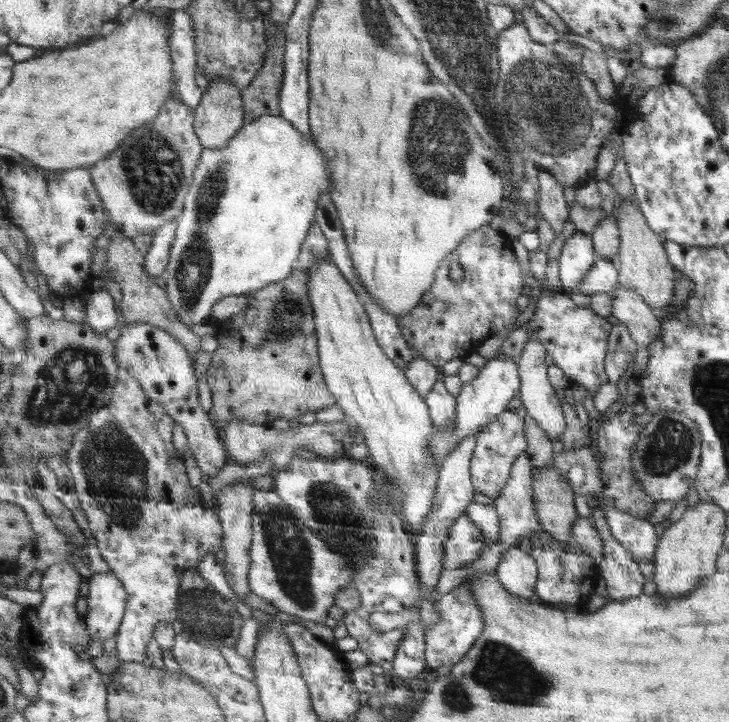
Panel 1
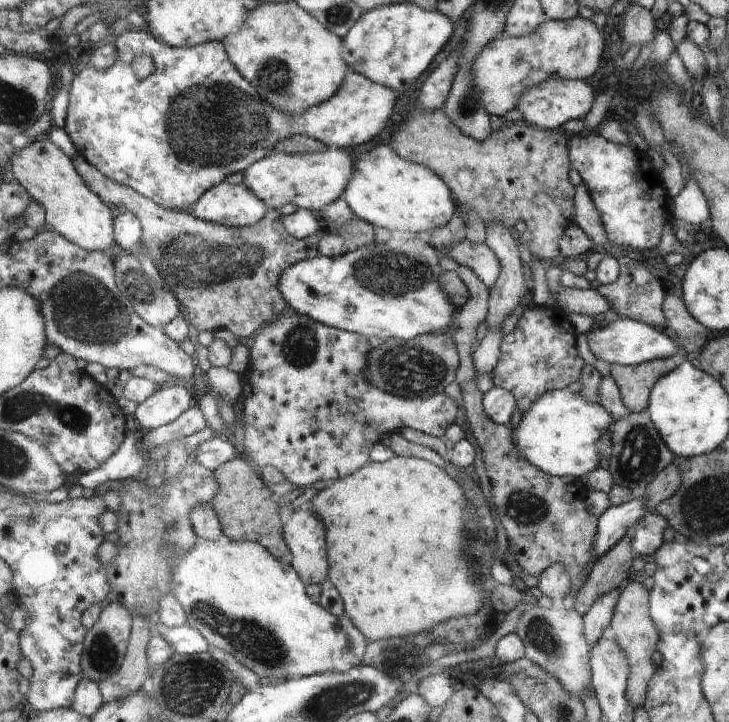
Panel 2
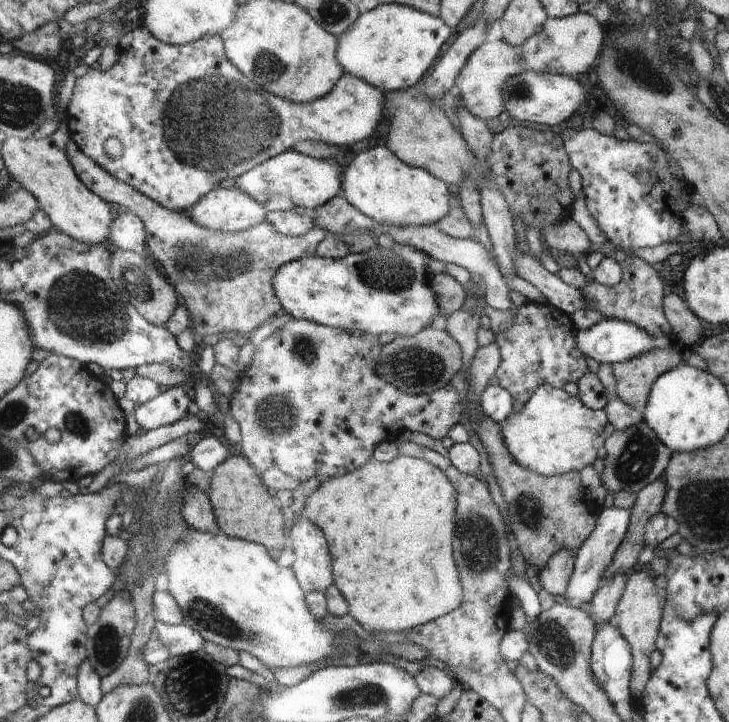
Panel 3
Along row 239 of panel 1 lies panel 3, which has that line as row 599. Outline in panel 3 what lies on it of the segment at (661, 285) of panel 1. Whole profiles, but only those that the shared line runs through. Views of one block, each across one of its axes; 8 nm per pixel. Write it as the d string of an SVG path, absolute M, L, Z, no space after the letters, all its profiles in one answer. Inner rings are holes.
M635 568L625 582L625 590L615 606L615 616L613 616L613 624L619 630L619 634L627 640L629 650L631 650L631 658L633 658L633 668L631 668L631 680L629 680L629 692L631 698L639 698L645 692L645 686L649 682L649 674L651 674L651 666L649 666L649 654L651 650L657 648L655 636L657 634L657 626L661 626L661 606L653 594L653 578L649 578L647 574L643 574L643 568Z

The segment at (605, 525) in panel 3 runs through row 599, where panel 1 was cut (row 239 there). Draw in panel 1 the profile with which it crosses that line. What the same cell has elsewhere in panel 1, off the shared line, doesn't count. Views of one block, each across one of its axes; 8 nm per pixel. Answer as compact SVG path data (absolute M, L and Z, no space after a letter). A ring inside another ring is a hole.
M575 230L569 238L565 238L559 262L559 290L573 292L581 280L587 276L587 272L593 268L593 238L585 232Z

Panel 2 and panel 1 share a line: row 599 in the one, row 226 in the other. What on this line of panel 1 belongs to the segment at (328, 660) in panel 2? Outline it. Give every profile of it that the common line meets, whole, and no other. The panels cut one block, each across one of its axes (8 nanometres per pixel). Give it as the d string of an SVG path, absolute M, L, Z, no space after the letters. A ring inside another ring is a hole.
M265 116L255 120L255 124L243 126L227 148L205 150L201 160L195 182L187 192L185 212L179 216L177 238L163 276L173 310L189 328L213 322L215 304L227 296L247 296L287 280L299 268L303 246L317 220L319 198L331 190L327 164L321 148L313 142L313 134L307 138L289 120L277 116Z

